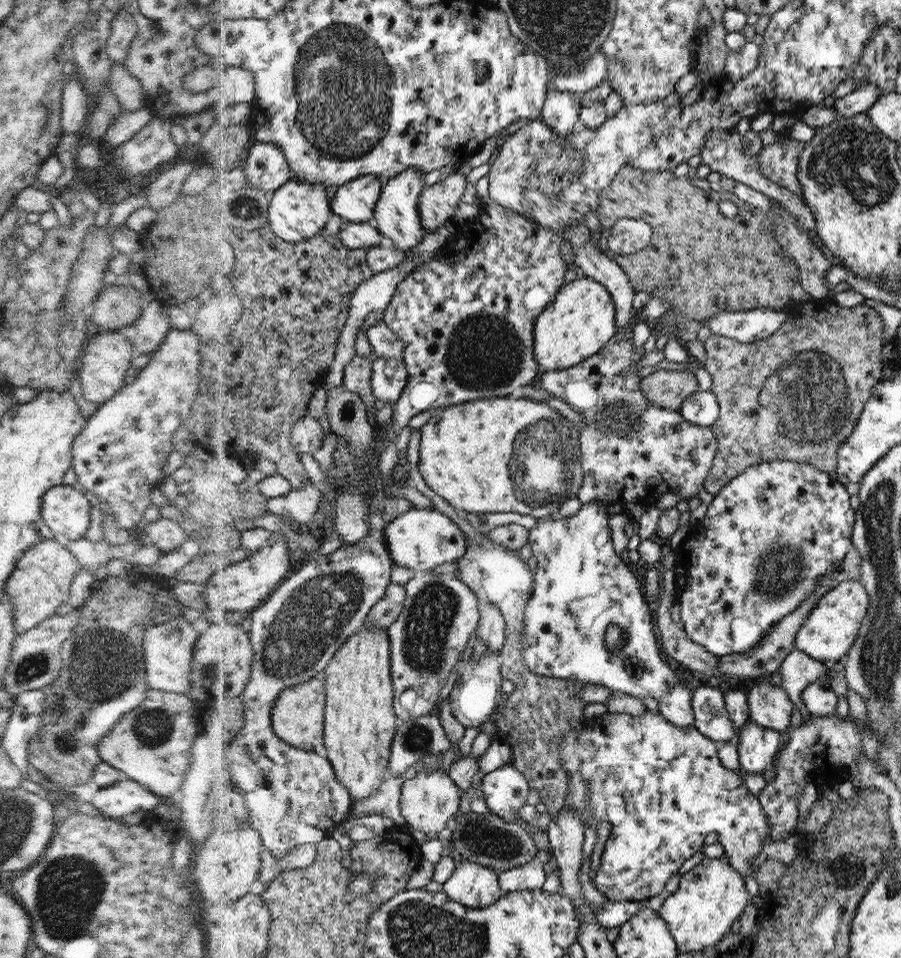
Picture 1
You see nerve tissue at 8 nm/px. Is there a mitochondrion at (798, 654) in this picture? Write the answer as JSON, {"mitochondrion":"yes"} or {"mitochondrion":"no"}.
{"mitochondrion":"no"}

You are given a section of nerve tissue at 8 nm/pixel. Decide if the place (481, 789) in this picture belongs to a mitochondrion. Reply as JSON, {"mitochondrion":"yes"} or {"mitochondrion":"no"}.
{"mitochondrion":"no"}

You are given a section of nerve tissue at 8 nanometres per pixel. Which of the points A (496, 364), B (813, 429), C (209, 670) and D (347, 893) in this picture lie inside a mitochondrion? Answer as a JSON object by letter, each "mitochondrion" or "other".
{"A":"mitochondrion","B":"mitochondrion","C":"mitochondrion","D":"other"}

